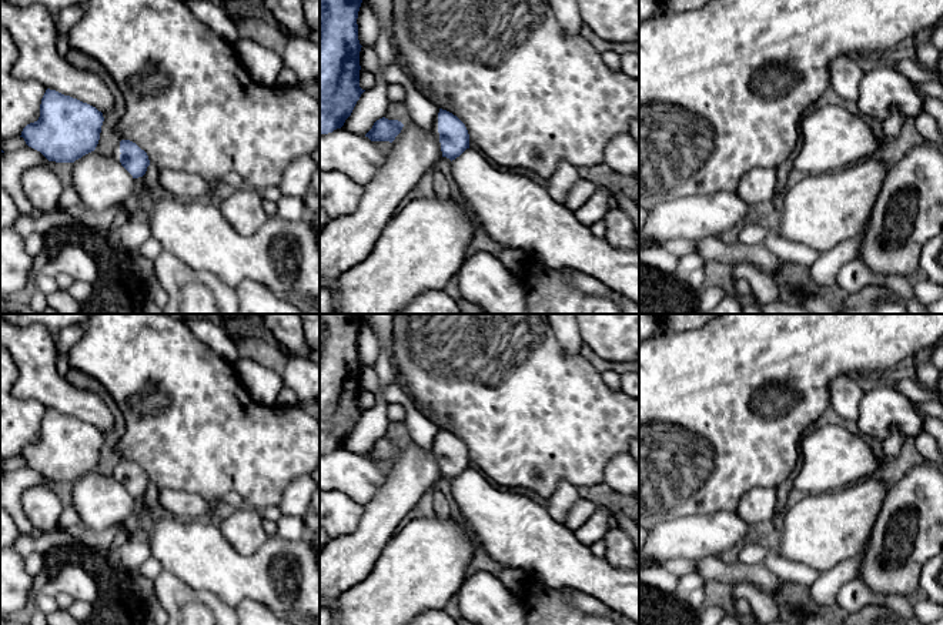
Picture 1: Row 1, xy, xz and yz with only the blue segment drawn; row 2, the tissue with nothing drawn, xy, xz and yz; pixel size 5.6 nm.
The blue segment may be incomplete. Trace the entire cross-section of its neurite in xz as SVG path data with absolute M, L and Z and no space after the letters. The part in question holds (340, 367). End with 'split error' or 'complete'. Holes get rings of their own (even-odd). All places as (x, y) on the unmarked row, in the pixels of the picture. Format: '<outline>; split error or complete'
M320 314L320 454L341 448L365 411L360 407L360 314Z; complete

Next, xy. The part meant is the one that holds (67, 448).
M47 408L39 439L27 444L20 457L49 481L74 482L96 469L103 441L96 427Z; complete

